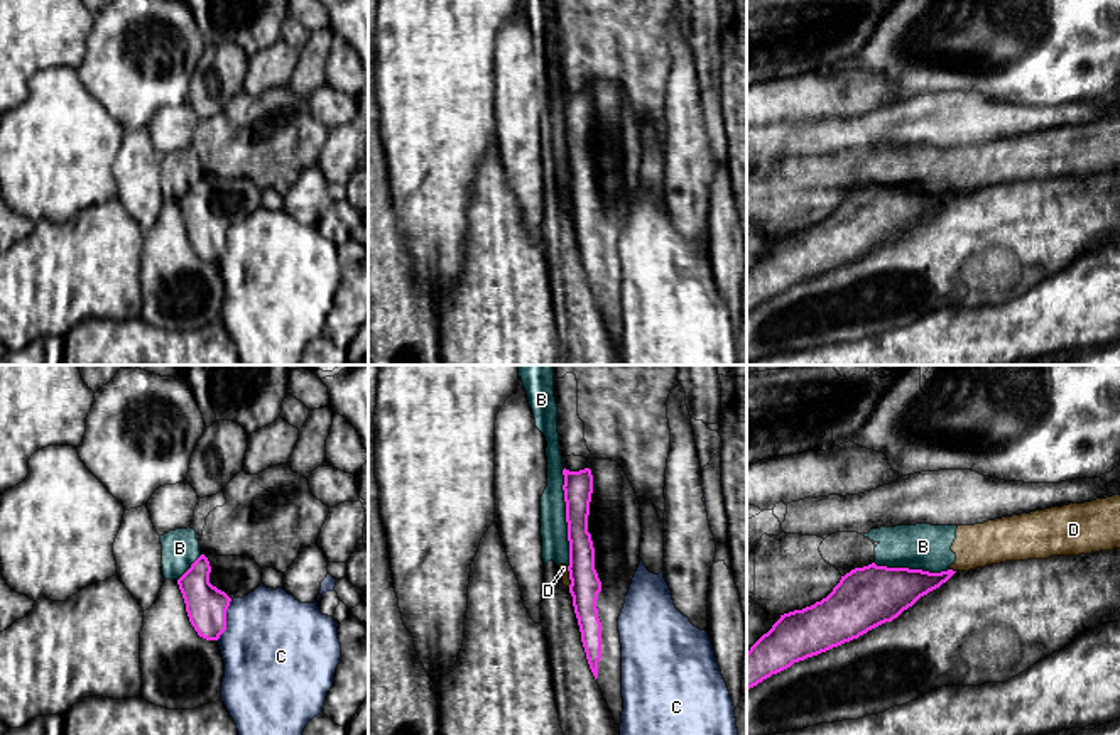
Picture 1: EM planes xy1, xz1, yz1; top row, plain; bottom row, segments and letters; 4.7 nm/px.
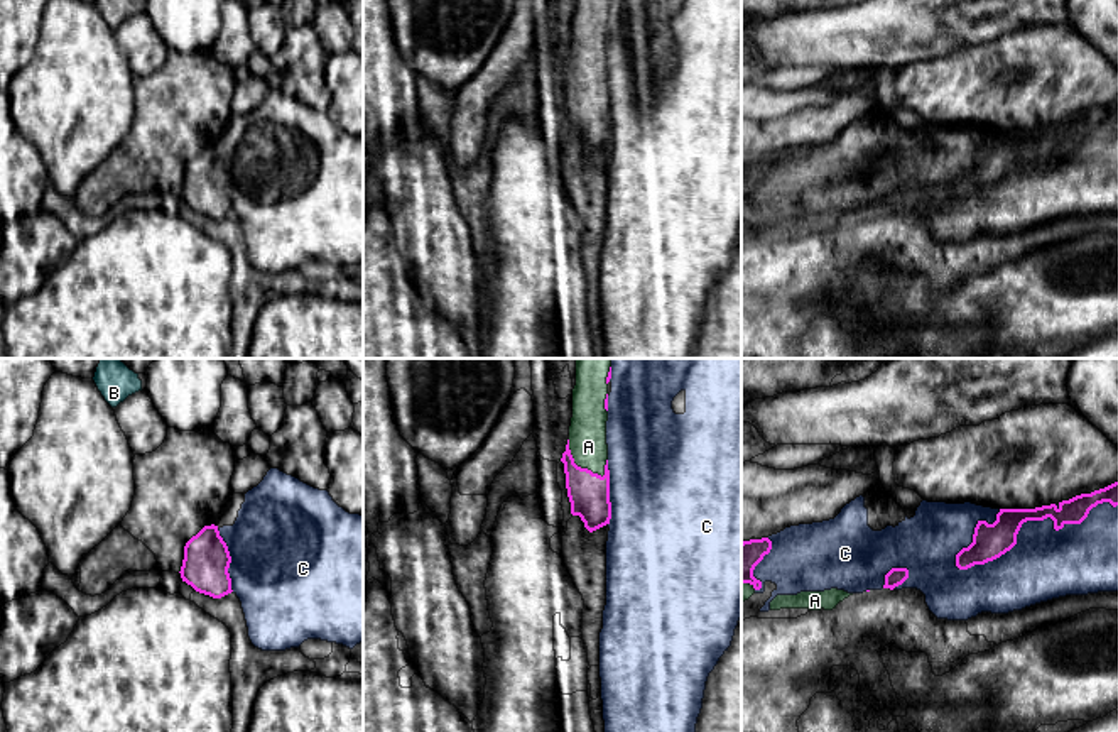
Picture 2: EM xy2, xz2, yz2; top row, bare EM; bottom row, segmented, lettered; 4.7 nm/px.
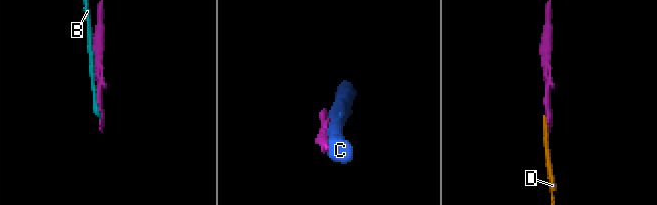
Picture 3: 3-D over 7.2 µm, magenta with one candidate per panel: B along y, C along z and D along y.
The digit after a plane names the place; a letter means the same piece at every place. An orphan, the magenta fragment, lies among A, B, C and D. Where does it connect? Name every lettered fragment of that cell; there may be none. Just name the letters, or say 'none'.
A

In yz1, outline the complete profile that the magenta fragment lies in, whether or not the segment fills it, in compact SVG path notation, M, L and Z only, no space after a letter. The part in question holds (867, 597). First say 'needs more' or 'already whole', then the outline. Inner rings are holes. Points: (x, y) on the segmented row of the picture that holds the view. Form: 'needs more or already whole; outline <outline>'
already whole; outline M875 563L855 568L833 591L802 610L780 615L747 652L747 689L794 662L858 639L897 618L956 571L929 573Z

